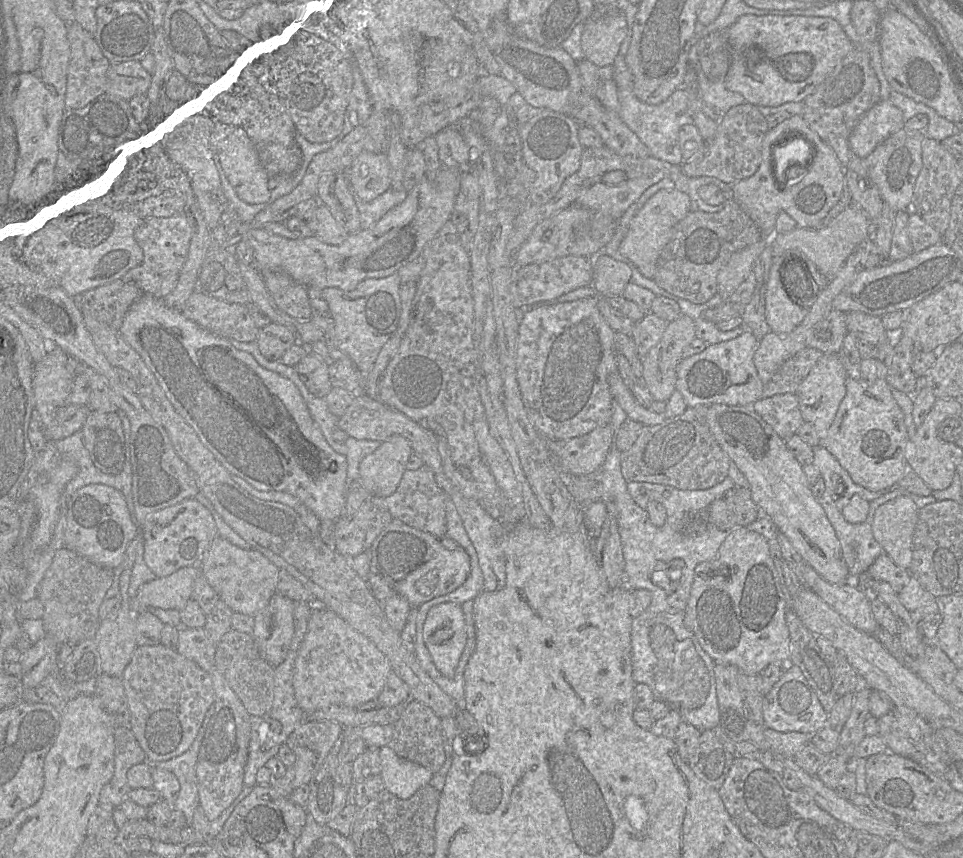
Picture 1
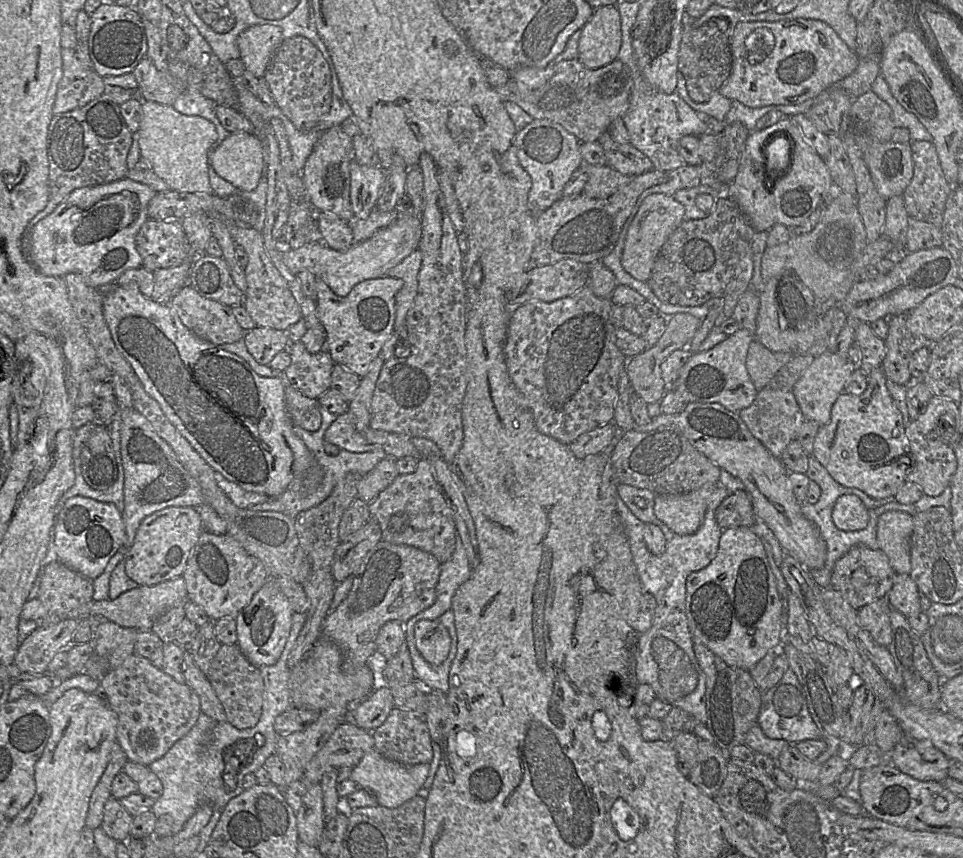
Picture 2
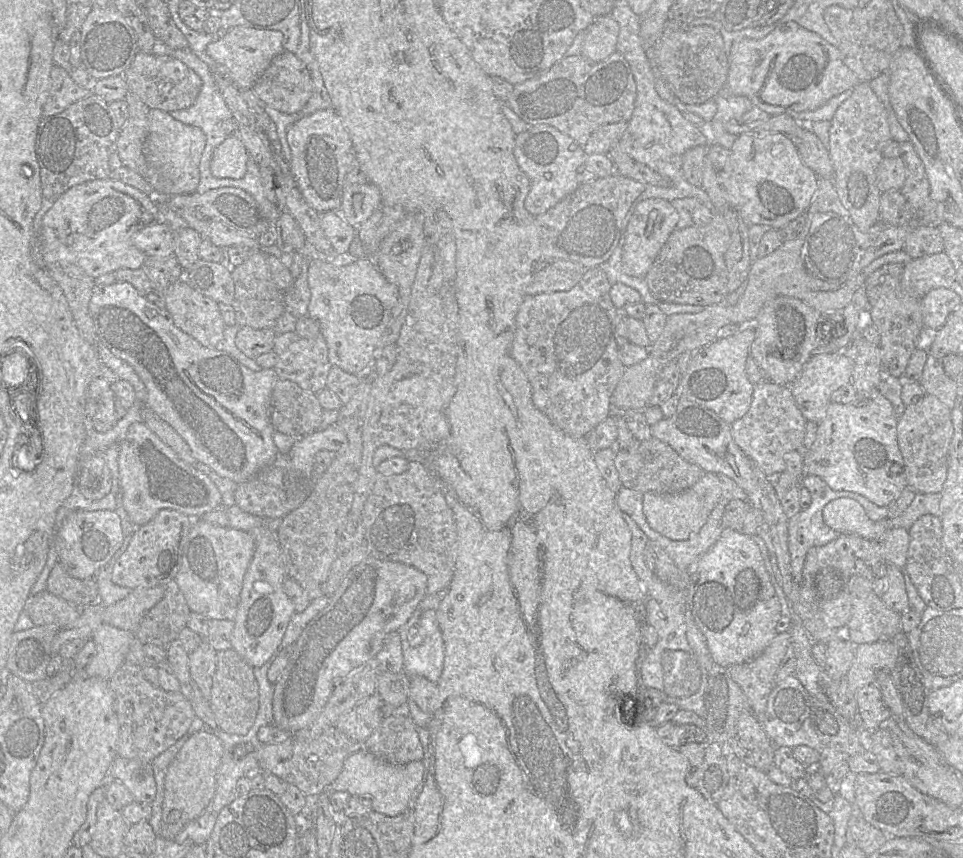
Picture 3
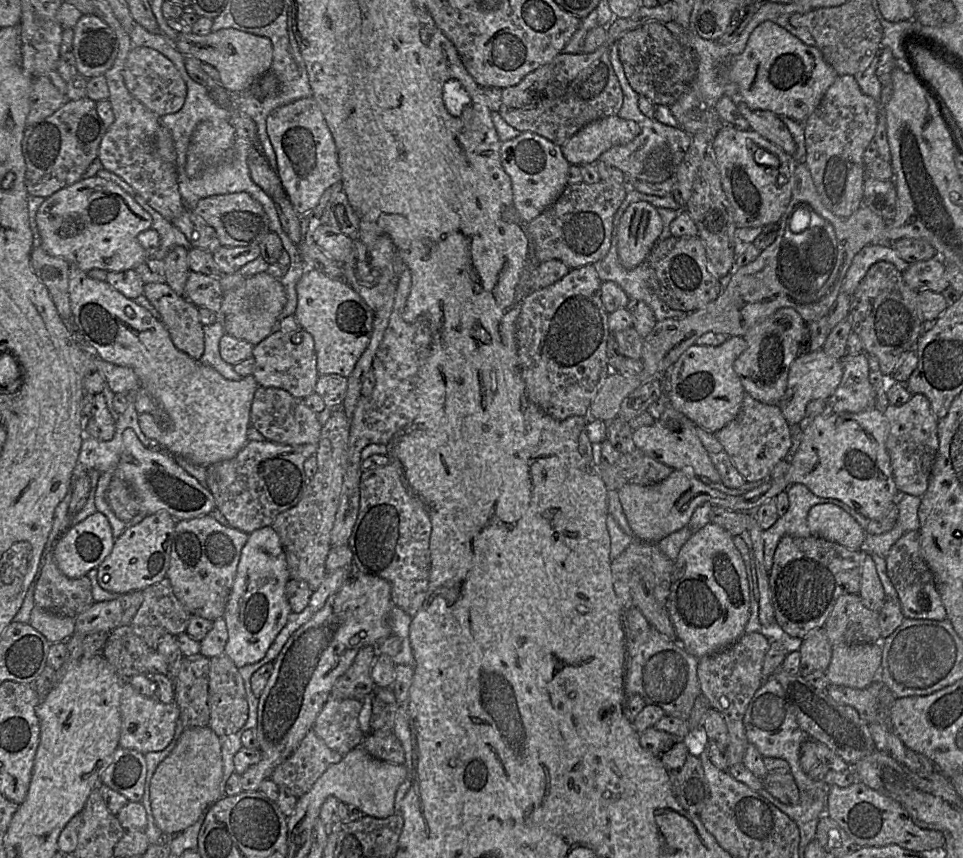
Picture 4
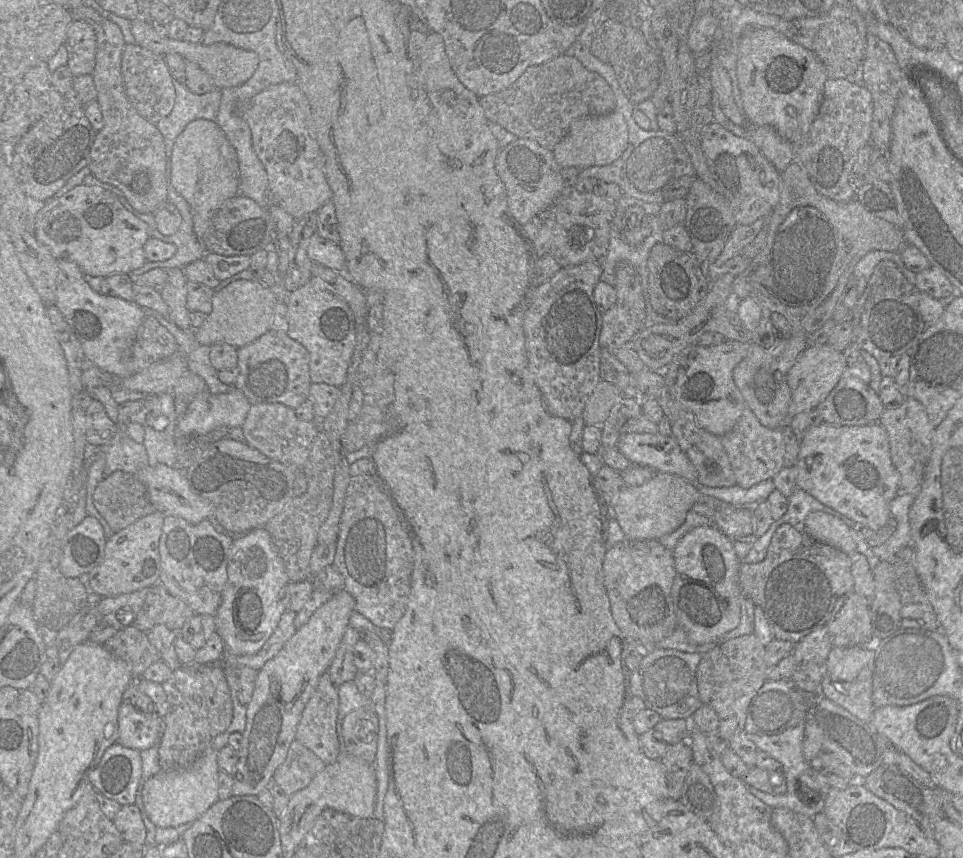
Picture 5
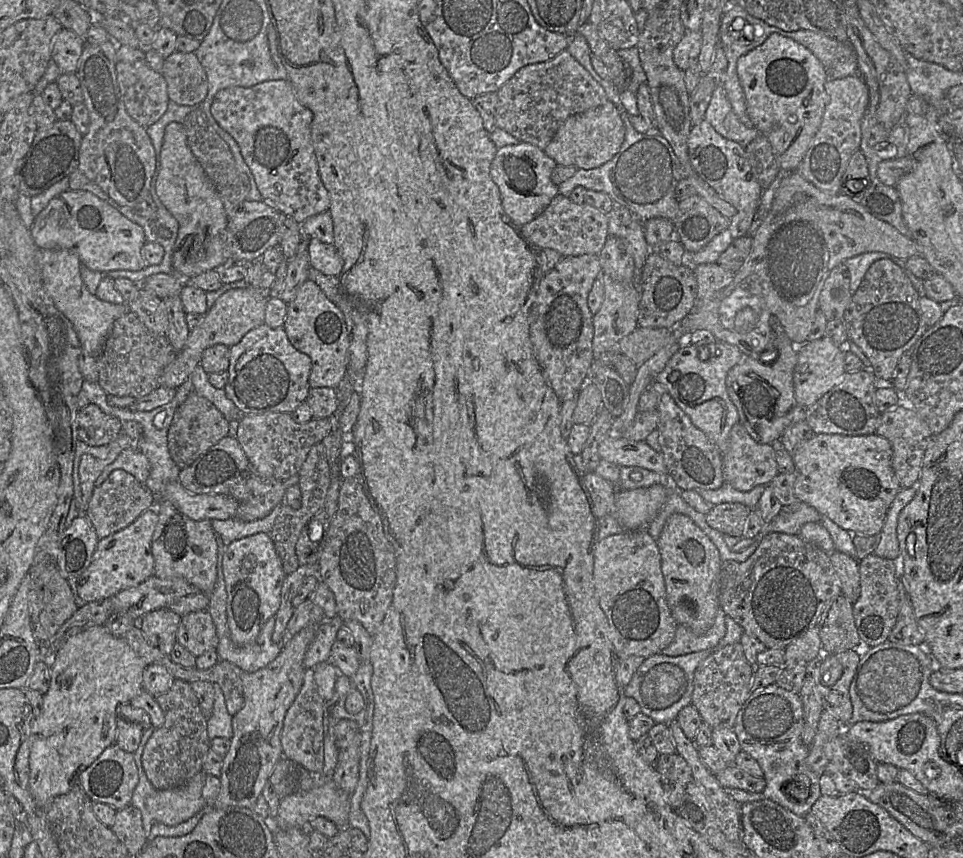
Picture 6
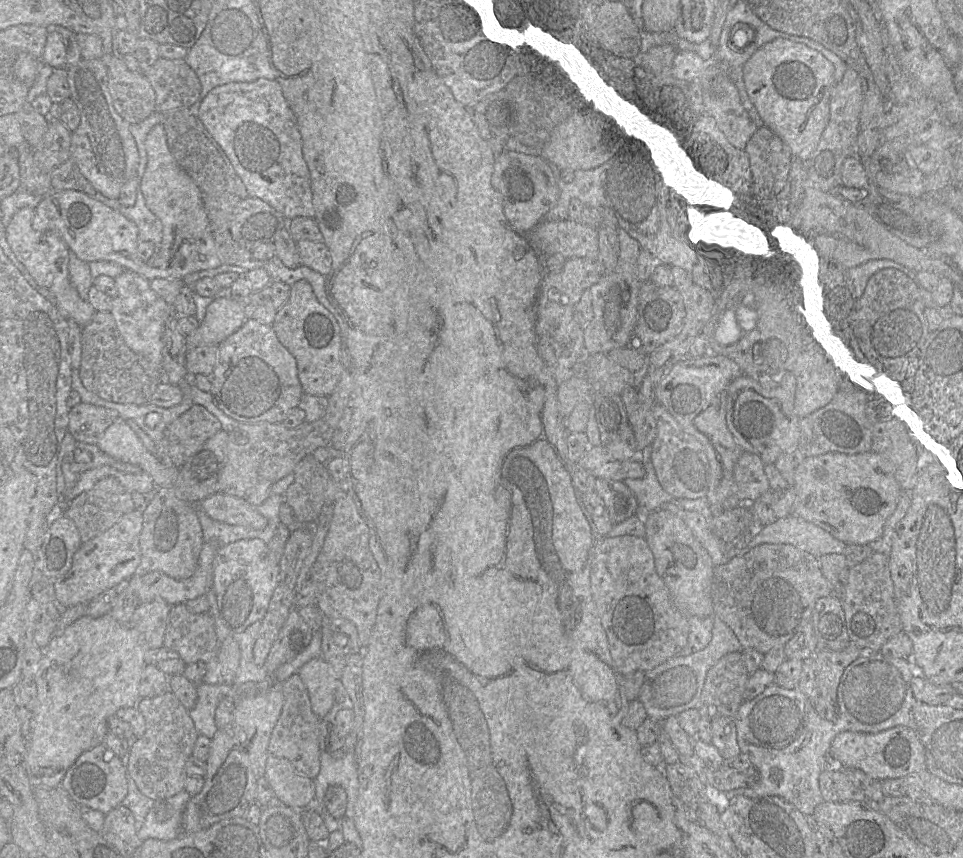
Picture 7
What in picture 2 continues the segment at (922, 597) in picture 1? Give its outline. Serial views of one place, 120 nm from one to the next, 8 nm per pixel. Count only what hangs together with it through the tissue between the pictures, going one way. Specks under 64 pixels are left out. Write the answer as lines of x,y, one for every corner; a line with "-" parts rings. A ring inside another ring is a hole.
897,574
885,601
906,618
921,612
920,592
909,574

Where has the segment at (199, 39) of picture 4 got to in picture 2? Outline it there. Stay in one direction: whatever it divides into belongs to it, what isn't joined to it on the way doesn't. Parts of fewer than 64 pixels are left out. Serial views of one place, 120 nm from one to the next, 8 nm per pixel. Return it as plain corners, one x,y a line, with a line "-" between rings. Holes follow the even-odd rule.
255,25
243,31
236,43
245,69
256,78
263,78
283,40
281,28
273,25

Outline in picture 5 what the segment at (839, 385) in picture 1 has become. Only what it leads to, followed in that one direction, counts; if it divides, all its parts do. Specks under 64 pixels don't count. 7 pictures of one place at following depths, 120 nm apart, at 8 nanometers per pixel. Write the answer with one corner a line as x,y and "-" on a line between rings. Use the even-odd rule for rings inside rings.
829,344
807,346
786,376
791,393
788,417
792,418
802,411
815,409
836,386
846,367
842,352

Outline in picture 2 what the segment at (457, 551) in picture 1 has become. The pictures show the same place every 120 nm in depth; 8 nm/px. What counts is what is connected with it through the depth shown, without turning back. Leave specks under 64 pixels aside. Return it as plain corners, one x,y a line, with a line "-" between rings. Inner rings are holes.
380,540
366,554
352,576
349,592
335,610
329,611
321,630
321,636
341,648
345,673
354,673
368,664
368,659
376,652
379,630
386,622
398,620
405,623
434,603
441,565
429,552
384,540

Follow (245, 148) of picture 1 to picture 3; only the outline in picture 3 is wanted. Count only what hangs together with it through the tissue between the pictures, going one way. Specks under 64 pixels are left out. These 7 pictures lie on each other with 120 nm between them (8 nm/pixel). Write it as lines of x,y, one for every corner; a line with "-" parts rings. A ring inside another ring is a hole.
229,136
213,153
211,173
216,178
240,179
249,159
243,143
236,136

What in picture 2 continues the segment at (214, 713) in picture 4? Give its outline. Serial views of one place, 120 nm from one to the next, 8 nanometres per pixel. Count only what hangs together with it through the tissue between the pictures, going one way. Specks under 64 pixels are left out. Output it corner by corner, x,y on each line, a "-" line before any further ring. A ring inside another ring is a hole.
237,644
221,645
207,675
219,698
226,721
238,729
253,728
262,715
264,680
260,668
253,665

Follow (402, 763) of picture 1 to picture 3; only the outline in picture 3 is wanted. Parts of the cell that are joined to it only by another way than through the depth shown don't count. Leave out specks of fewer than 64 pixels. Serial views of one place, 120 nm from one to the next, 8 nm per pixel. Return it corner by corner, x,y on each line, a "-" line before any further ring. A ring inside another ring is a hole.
362,749
345,760
341,773
330,784
328,792
346,791
351,796
369,794
372,811
394,817
402,814
408,808
410,797
423,780
424,773
425,766
420,760
406,765
391,765

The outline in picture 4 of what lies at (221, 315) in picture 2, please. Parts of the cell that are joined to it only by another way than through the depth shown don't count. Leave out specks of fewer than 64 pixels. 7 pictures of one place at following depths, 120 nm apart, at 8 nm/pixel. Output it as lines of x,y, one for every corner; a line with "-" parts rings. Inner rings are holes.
165,283
144,285
143,294
156,308
173,344
191,358
199,360
204,353
204,326
199,308

